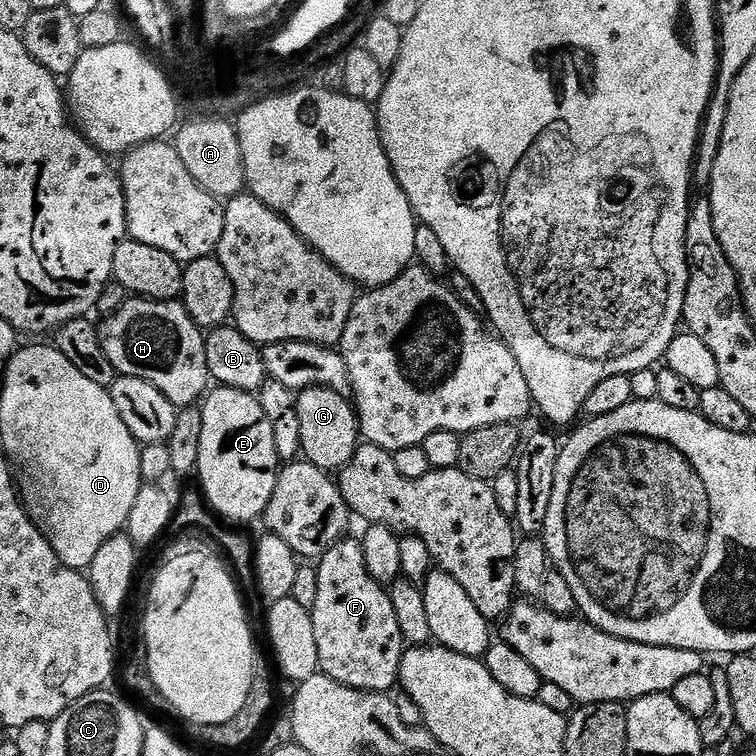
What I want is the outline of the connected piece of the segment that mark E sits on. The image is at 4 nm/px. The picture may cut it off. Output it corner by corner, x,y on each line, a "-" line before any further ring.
216,386
203,397
203,404
204,409
200,412
200,449
196,452
202,495
211,511
225,521
237,520
240,524
247,520
259,521
270,502
270,494
274,494
276,478
282,467
278,450
274,450
274,430
253,393

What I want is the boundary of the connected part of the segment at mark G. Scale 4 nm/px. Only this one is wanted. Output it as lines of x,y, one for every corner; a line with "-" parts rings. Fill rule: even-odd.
310,386
301,388
296,392
296,405
298,406
298,423
302,429
302,446
300,451
307,463
318,466
326,473
339,473
350,462
350,458
356,453
362,443
360,434
360,419
356,417
353,401
347,395
326,386

